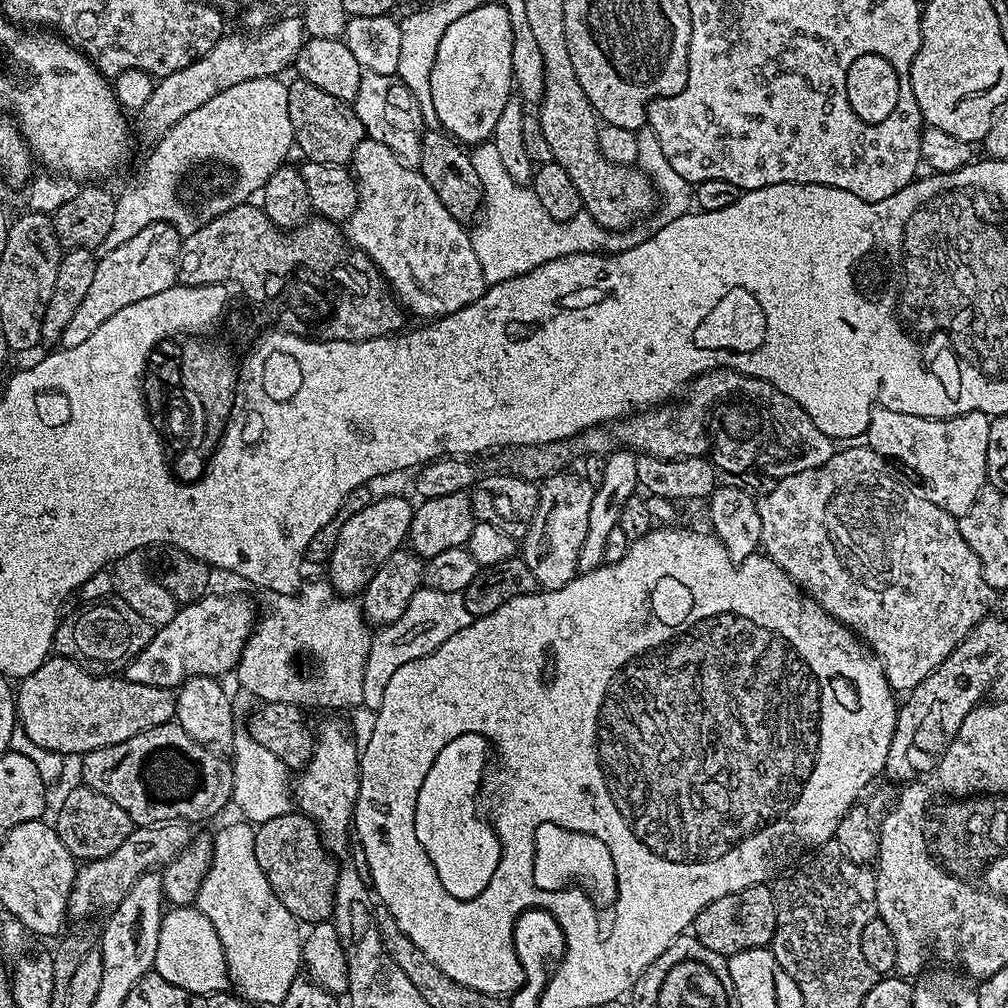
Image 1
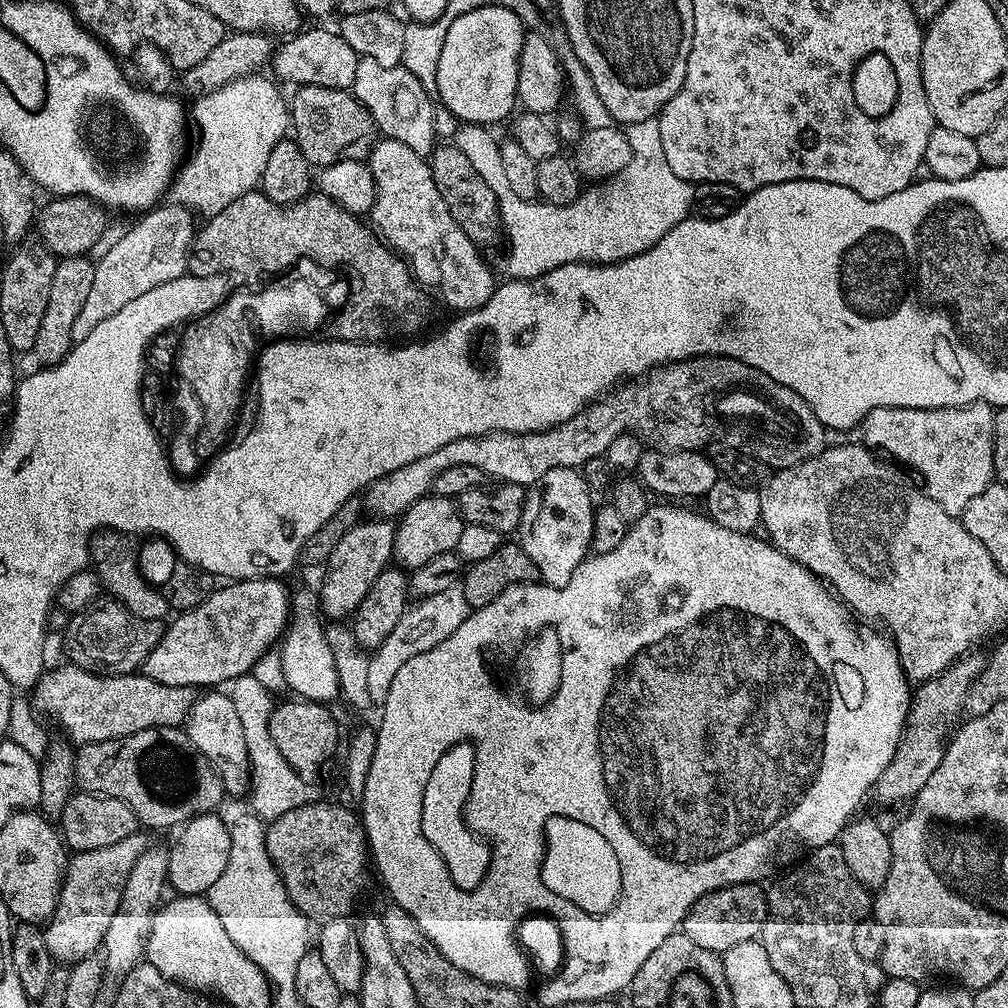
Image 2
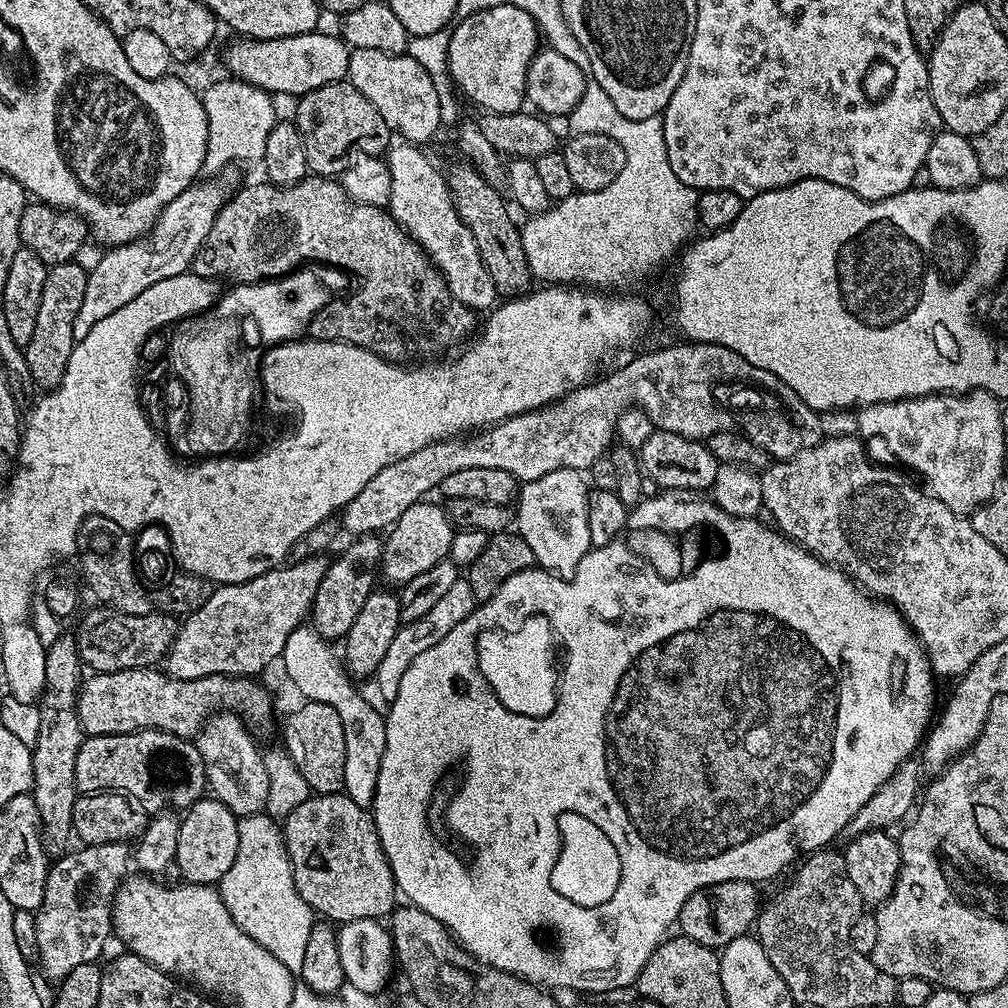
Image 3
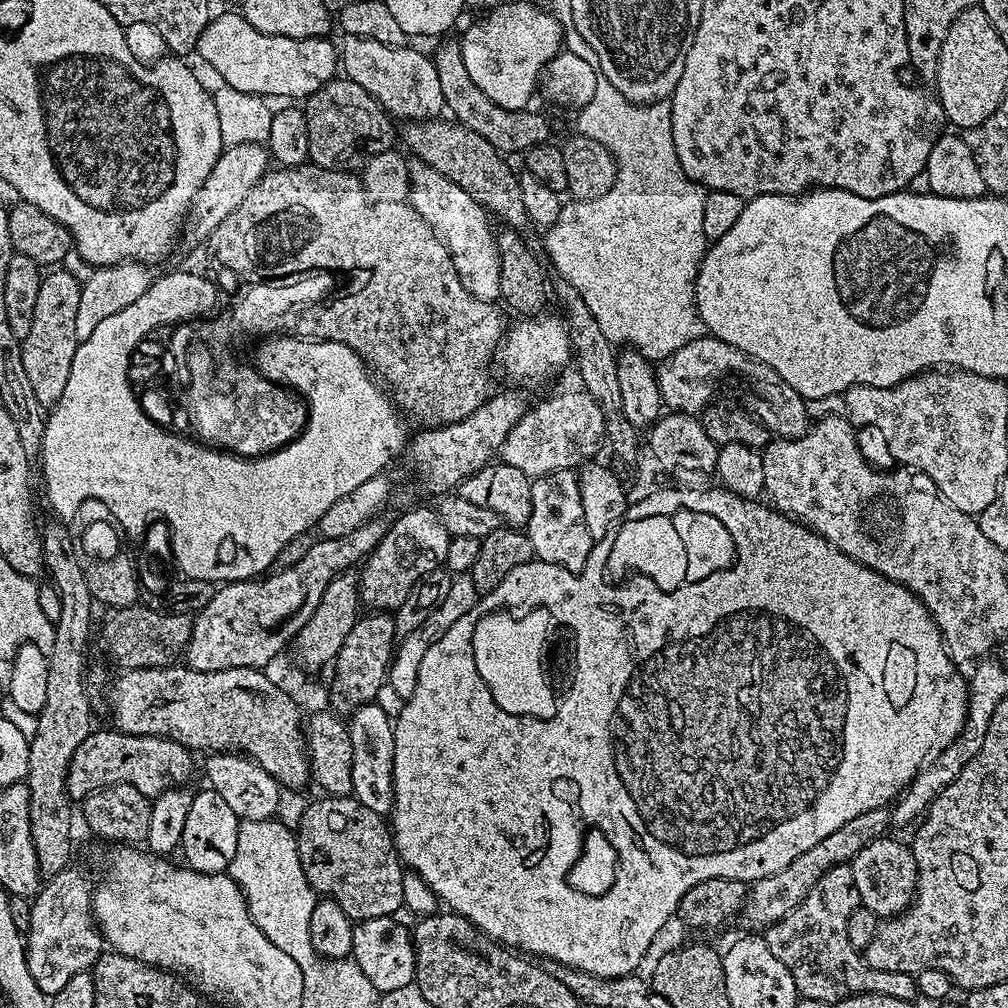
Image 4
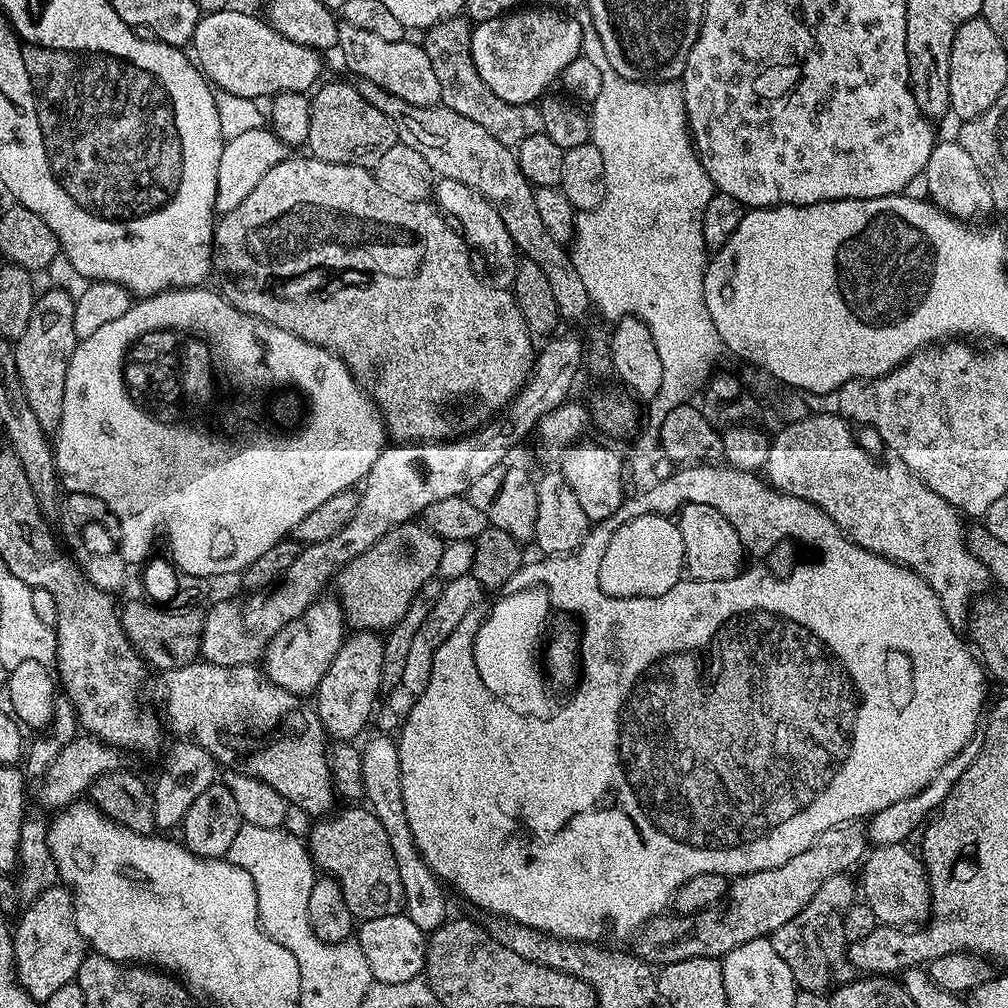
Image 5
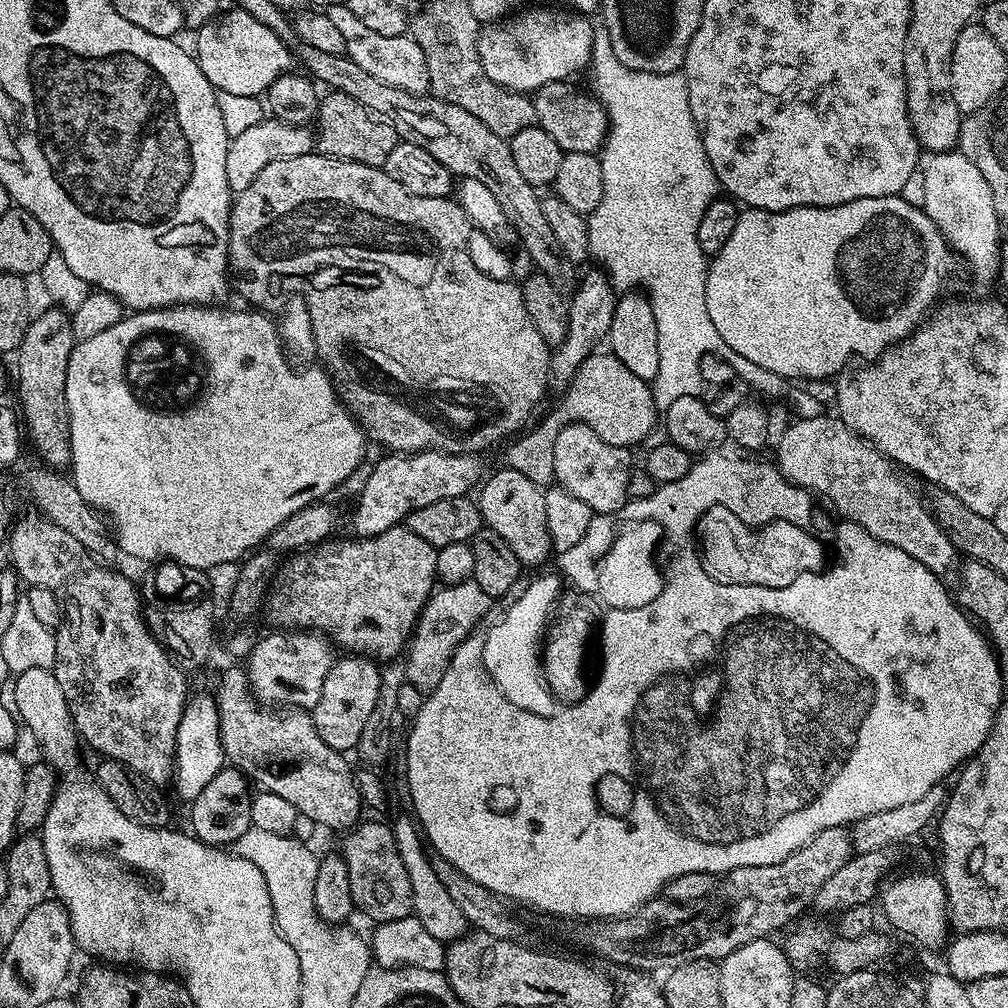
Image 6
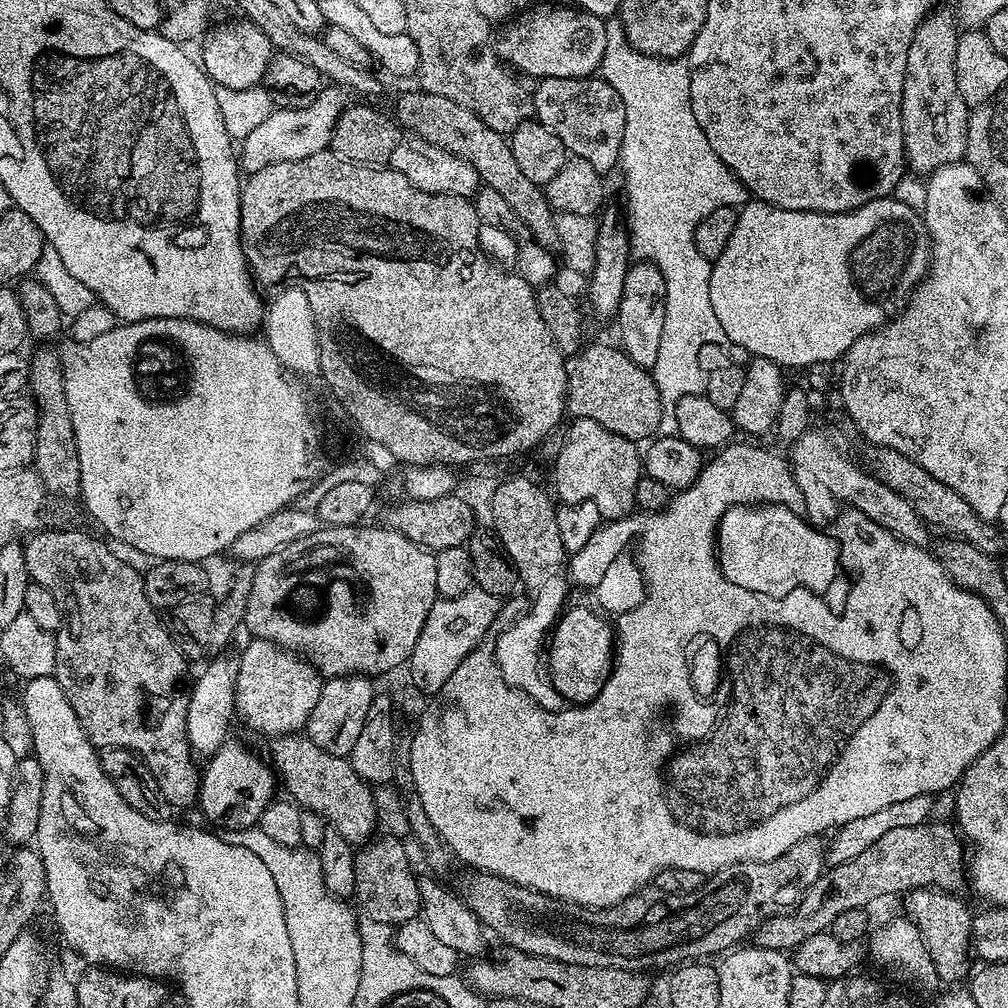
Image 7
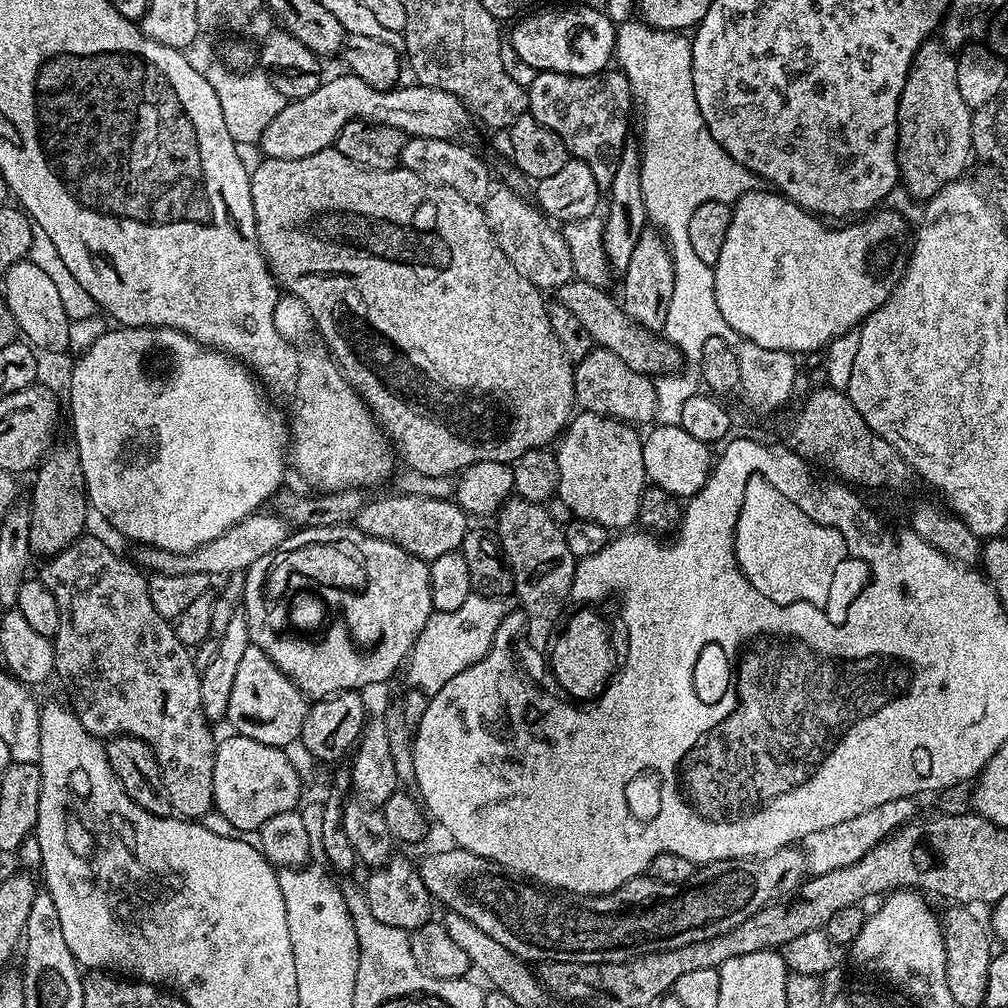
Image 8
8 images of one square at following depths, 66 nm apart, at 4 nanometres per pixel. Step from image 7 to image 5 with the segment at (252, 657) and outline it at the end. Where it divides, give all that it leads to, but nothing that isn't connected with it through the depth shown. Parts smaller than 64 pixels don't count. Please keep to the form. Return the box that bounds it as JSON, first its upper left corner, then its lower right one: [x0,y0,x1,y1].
[262,599,346,698]

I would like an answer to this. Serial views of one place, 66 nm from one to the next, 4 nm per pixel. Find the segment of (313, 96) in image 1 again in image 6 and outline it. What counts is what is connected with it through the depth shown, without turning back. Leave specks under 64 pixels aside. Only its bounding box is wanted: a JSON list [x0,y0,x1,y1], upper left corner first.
[314,91,398,168]

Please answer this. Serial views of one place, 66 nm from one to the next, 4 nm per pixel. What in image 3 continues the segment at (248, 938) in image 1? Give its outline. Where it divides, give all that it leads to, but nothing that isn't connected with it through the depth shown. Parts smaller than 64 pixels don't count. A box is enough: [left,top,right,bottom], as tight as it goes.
[218,814,314,970]

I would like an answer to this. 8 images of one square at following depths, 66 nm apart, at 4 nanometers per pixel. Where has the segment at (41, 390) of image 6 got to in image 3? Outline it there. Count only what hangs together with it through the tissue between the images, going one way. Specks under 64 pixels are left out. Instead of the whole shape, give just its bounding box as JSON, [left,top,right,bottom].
[23,260,88,390]

